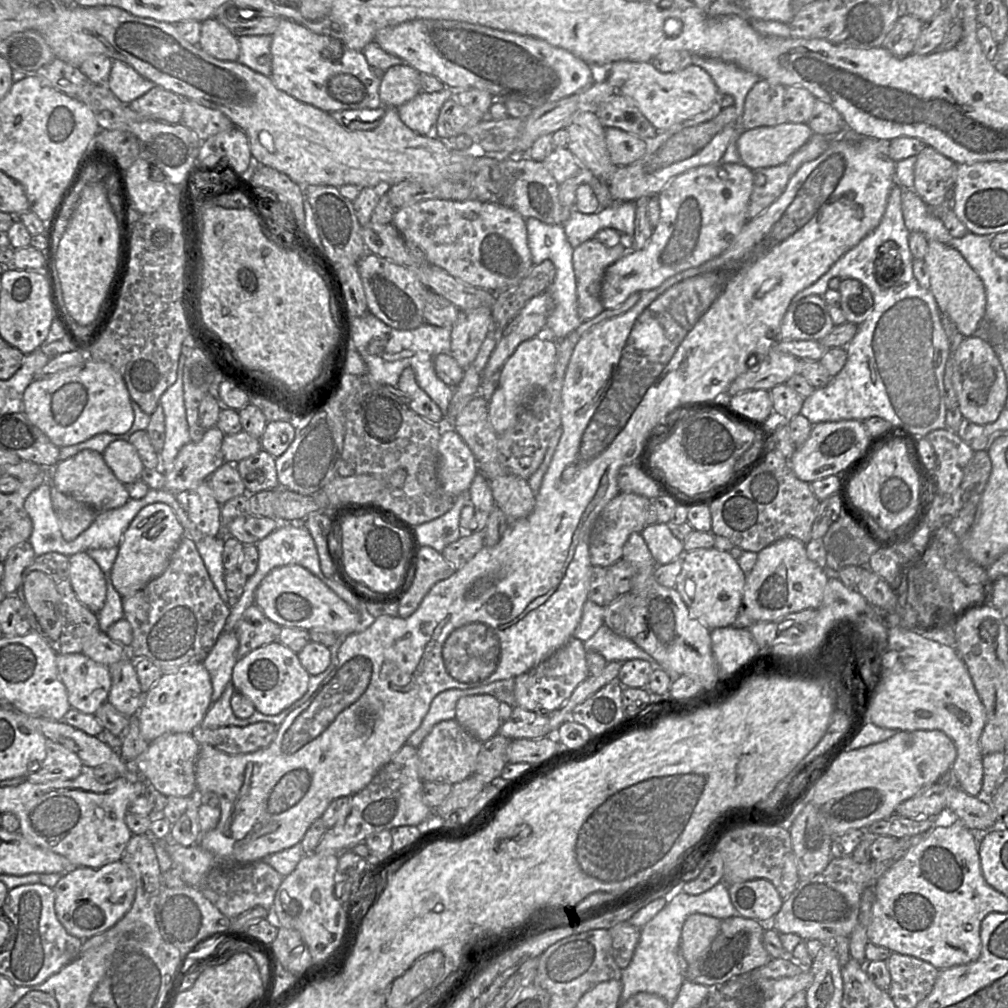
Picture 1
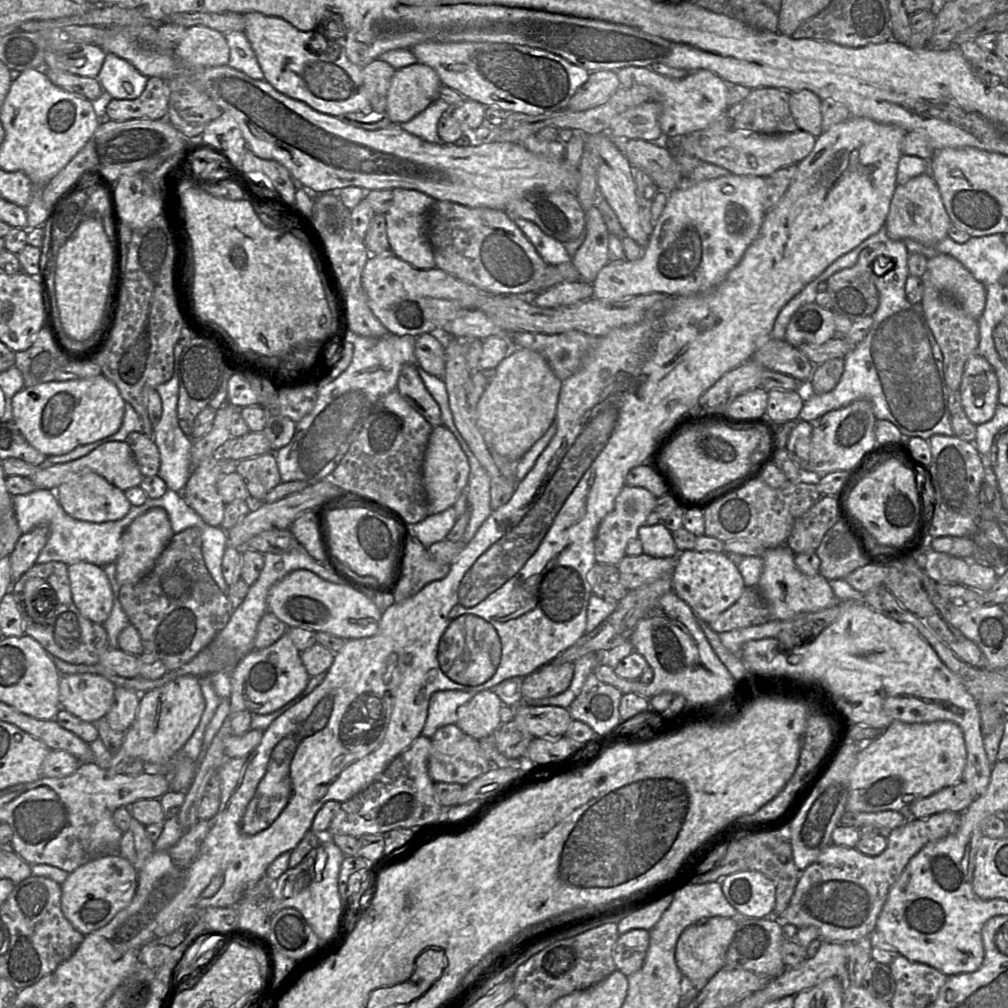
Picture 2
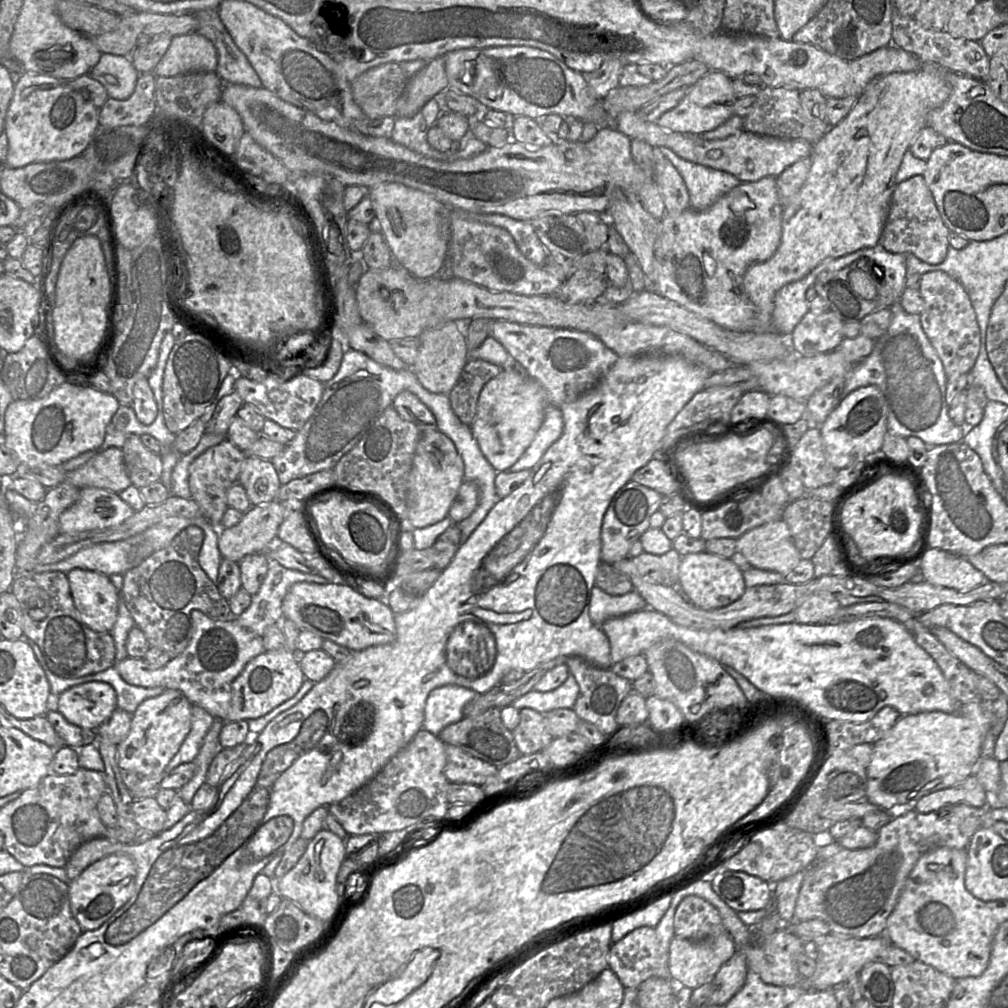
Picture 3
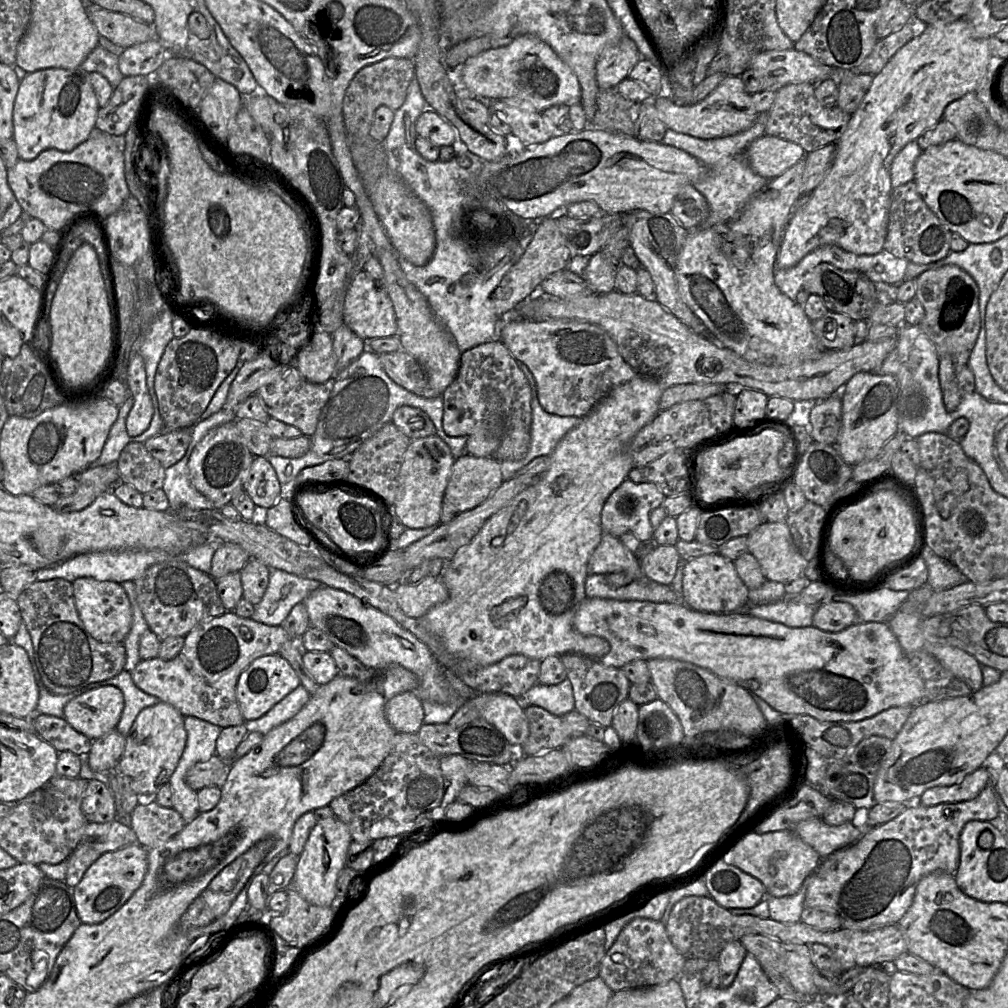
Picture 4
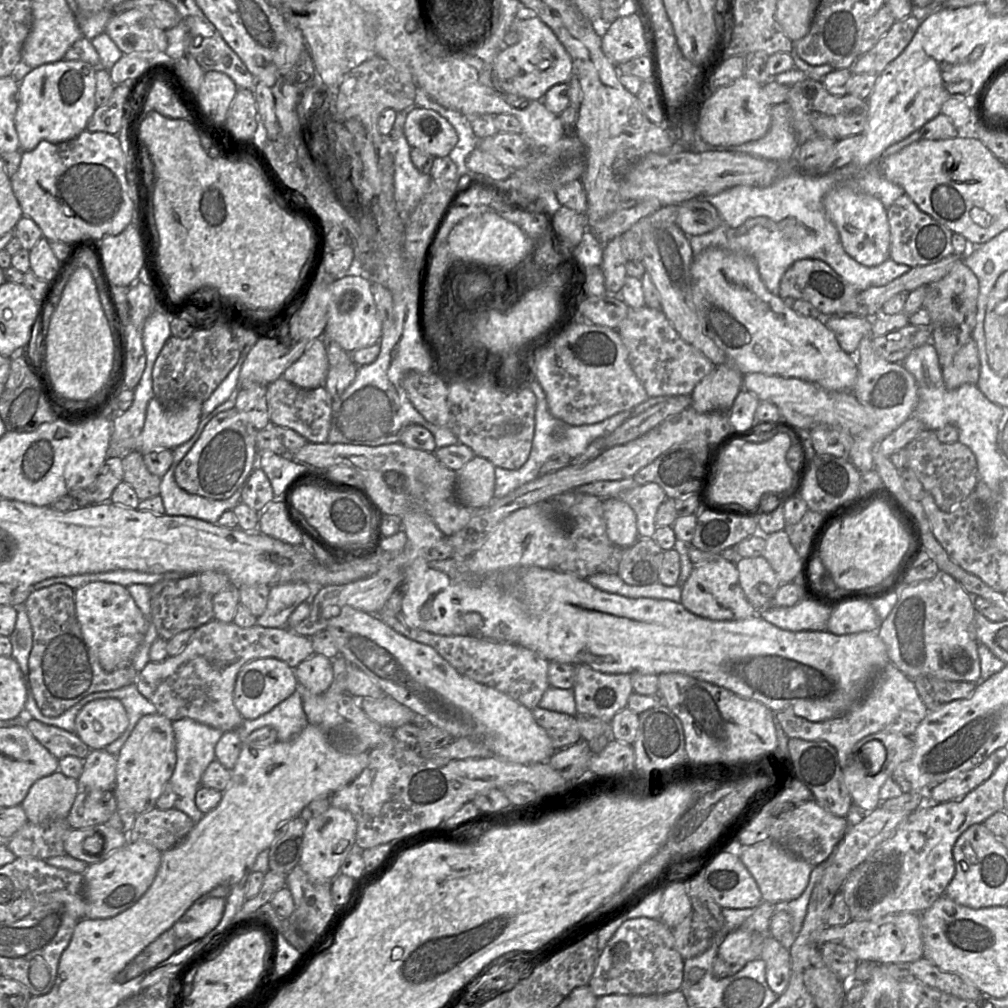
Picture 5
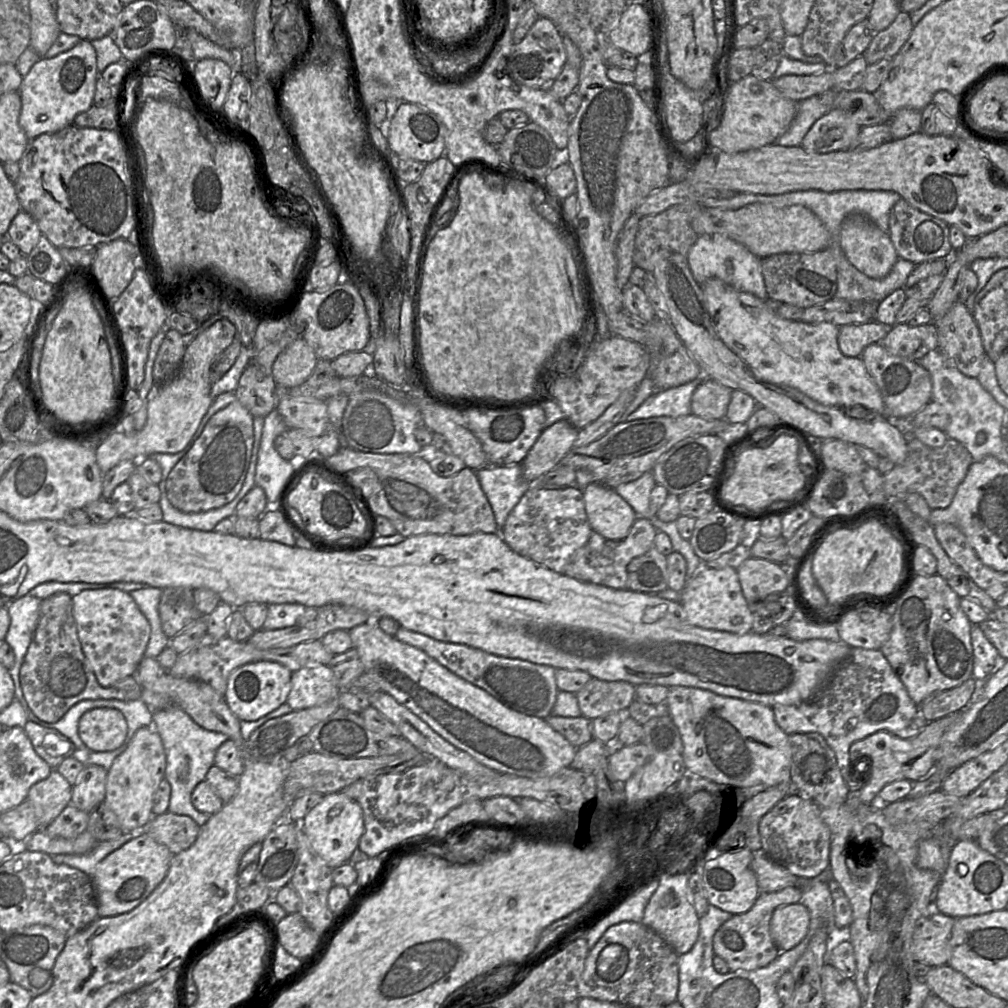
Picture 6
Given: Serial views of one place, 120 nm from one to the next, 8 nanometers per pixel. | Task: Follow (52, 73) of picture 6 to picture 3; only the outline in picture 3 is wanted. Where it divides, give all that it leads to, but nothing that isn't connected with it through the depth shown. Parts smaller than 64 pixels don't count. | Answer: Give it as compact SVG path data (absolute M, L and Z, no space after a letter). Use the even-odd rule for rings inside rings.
M23 71L14 85L13 96L5 117L4 132L8 138L8 153L3 167L20 168L31 163L64 161L79 156L90 144L98 126L99 108L92 101L85 100L78 90L68 84L68 81Z

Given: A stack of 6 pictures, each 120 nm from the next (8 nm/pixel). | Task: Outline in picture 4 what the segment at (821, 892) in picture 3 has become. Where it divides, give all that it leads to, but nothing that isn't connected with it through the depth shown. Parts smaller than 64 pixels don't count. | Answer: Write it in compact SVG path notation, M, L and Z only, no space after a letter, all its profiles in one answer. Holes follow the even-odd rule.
M991 784L968 801L935 806L909 804L895 819L867 828L855 843L822 857L811 874L804 900L805 910L820 909L835 914L841 921L841 928L852 930L870 931L897 924L910 908L917 884L924 876L933 872L956 873L960 862L959 837L964 826L974 820L991 822L999 815L997 792Z

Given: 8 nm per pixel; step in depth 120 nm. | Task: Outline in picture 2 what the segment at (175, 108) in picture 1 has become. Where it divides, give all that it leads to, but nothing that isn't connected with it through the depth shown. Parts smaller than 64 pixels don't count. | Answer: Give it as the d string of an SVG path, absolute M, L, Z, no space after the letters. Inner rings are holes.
M148 78L142 94L135 99L110 99L100 119L125 121L130 119L166 119L170 90L167 81Z

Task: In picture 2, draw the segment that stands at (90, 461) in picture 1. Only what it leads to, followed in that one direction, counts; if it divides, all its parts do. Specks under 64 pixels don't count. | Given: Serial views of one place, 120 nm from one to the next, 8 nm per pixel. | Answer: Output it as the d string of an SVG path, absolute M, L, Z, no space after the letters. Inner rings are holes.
M92 471L75 474L57 487L55 495L67 515L76 520L92 523L120 520L128 514L132 507L122 490Z

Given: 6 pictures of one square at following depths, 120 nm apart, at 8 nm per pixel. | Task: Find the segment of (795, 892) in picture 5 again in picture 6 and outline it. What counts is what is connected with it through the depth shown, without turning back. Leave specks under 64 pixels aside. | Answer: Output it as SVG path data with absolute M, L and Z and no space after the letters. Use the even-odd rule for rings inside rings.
M752 851L754 871L760 892L776 892L786 887L797 886L797 879L789 870L768 857L764 851Z

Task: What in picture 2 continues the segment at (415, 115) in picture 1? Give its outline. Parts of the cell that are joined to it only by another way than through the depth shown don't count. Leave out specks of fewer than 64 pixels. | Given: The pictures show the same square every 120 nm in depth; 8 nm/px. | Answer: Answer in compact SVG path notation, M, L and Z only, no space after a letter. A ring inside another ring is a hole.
M438 98L410 121L400 123L399 126L406 132L427 142L442 144L444 142L437 133L437 124L441 116L450 108L446 101Z

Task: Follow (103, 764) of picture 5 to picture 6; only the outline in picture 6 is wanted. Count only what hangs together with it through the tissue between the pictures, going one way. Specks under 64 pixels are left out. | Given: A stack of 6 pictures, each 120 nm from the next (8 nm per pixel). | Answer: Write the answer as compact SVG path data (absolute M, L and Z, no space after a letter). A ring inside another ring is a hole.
M85 764L77 782L72 786L70 804L90 813L104 801L108 771L93 764Z

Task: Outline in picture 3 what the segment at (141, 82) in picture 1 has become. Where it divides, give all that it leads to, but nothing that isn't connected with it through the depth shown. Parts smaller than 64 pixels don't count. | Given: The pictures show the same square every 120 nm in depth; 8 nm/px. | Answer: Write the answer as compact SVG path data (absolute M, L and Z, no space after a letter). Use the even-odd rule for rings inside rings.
M102 53L89 74L105 87L110 98L125 100L133 93L140 73L129 56Z

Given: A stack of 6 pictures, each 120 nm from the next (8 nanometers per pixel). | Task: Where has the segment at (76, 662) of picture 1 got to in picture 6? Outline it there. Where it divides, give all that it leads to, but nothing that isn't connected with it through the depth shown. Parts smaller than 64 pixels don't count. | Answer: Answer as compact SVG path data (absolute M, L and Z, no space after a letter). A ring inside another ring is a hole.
M111 708L88 710L78 724L78 735L91 752L107 752L119 748L125 742L127 732L124 715Z

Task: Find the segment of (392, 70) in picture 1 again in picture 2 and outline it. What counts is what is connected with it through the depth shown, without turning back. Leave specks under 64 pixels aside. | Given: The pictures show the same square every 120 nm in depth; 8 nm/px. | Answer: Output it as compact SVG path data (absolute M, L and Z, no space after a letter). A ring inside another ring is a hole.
M414 63L397 69L387 92L386 114L392 123L410 121L438 99L442 83L428 65Z

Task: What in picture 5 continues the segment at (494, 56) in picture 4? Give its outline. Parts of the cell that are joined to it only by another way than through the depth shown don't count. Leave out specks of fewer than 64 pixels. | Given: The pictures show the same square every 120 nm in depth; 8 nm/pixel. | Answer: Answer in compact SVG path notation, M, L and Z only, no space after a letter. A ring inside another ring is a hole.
M538 16L516 18L509 28L517 31L519 40L516 44L504 47L493 62L493 87L504 94L512 94L528 100L542 100L554 85L569 83L573 74L572 60L552 29Z

